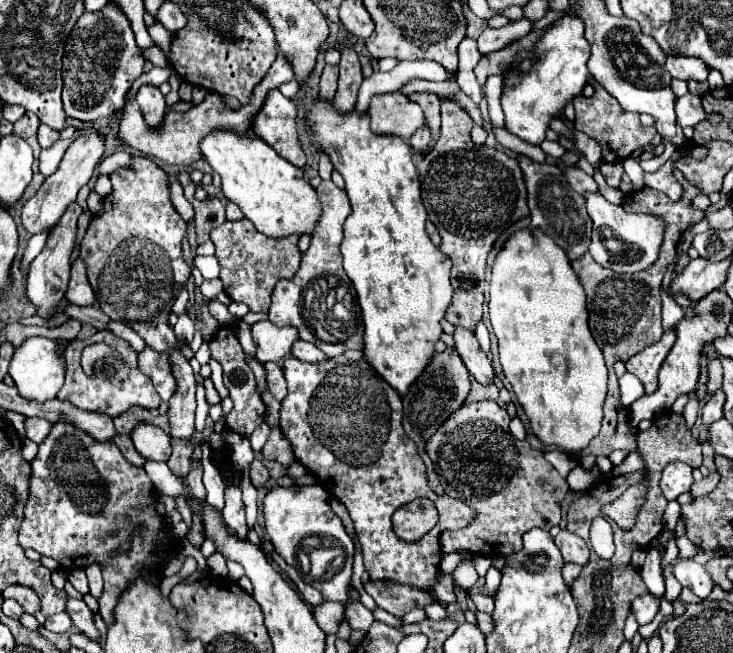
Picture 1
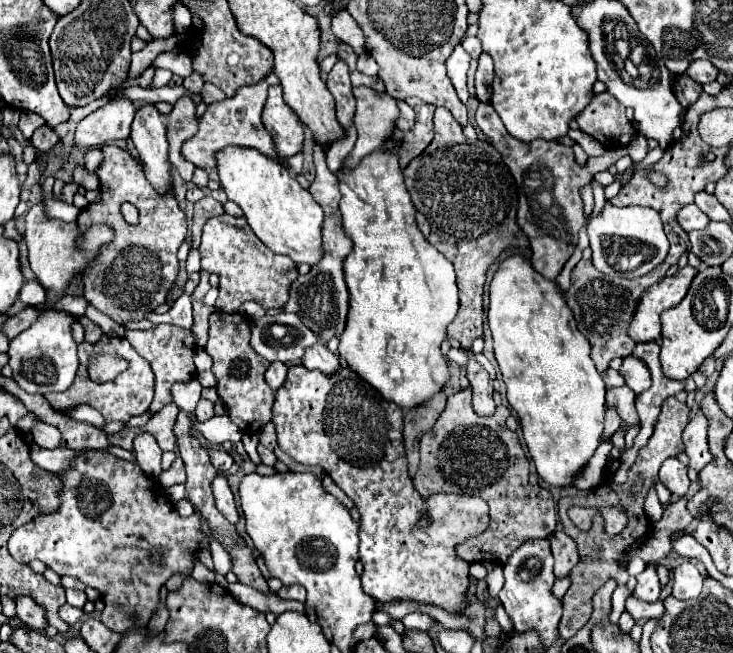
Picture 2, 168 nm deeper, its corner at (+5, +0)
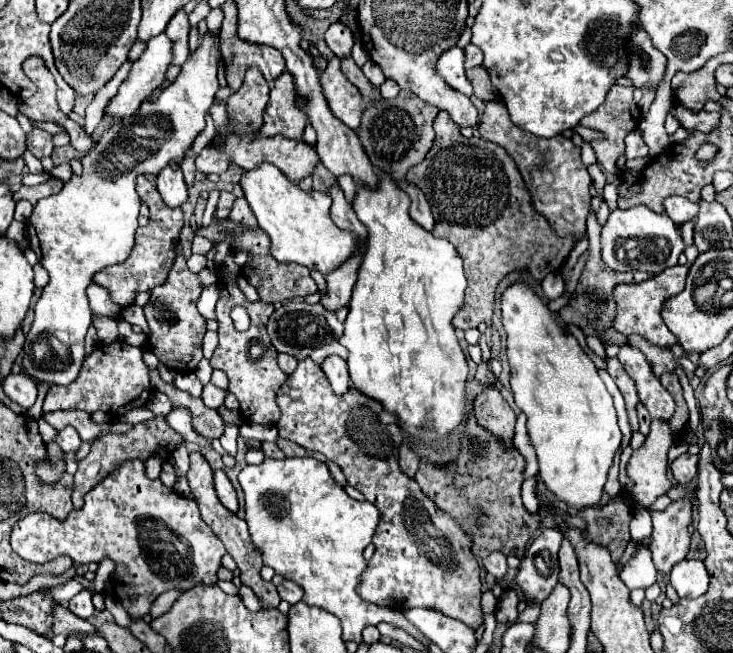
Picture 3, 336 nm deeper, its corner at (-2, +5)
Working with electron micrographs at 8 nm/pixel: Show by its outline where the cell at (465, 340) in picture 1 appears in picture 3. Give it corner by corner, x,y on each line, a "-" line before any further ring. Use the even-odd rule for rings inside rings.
498,389
480,393
476,397
476,401
474,401
474,415
476,415
476,421
484,429
488,429
492,435
500,437
504,447
512,447
516,413
504,401
504,397
500,395

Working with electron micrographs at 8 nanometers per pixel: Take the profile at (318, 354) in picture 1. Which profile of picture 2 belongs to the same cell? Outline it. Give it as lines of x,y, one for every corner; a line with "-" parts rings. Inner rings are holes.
323,344
309,346
309,350
305,350
301,362
309,370
321,370
323,374
333,374
339,368
339,358
333,352
329,352
327,346
323,346

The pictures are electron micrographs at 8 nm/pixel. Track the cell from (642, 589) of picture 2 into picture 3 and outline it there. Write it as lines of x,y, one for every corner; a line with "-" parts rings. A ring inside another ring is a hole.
692,487
682,499
672,501
666,511
650,511
654,531
650,535
650,551
654,565
660,573
668,573
678,561
688,555
690,535
688,527
692,523
692,499
696,487

